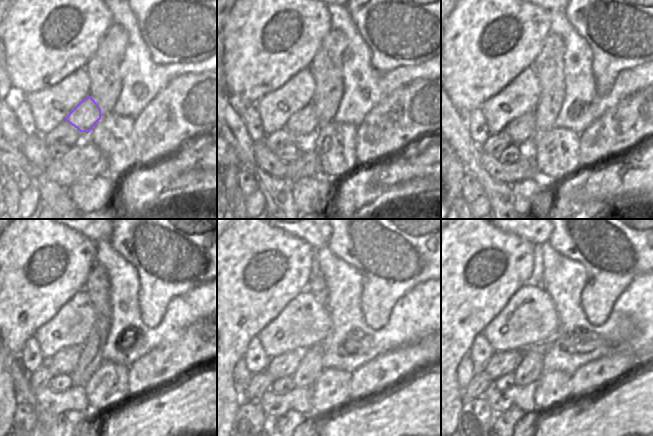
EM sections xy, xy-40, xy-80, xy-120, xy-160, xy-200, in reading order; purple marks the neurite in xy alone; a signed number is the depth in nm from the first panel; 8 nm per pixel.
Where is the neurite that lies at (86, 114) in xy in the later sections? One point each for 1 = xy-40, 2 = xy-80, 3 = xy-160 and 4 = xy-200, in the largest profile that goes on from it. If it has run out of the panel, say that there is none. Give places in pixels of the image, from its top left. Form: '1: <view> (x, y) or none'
1: xy-40 (303, 124)
2: xy-80 (520, 130)
3: xy-160 (285, 364)
4: xy-200 (501, 363)

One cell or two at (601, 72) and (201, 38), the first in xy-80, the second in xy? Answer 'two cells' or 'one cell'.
one cell

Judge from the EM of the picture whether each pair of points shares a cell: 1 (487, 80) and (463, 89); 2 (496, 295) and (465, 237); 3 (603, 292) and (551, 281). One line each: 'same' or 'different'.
1: same
2: same
3: different

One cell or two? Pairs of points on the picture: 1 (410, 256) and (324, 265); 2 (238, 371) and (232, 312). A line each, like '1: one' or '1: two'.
1: two
2: two

